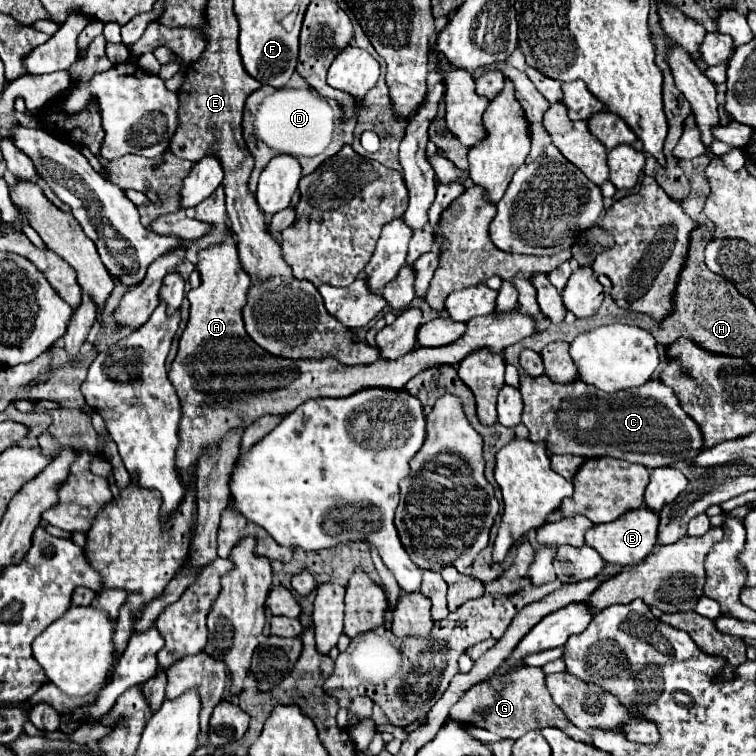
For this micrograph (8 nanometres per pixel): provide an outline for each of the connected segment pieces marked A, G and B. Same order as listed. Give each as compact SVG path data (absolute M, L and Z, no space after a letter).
M228 237L220 245L212 245L206 251L200 251L200 261L198 261L198 271L202 275L202 285L198 289L190 289L188 299L190 299L190 319L188 325L180 337L180 349L178 355L170 367L170 381L176 389L176 395L182 403L182 421L180 421L180 445L176 453L176 465L182 483L188 487L192 477L188 475L190 469L196 469L198 459L202 453L214 453L218 451L222 439L226 433L236 431L236 429L246 429L250 427L256 419L262 415L288 415L294 407L302 405L302 401L308 399L320 399L320 397L348 397L350 393L356 393L358 389L364 387L392 387L392 389L402 389L414 375L420 371L434 367L434 365L456 365L460 363L468 353L480 347L488 347L494 353L500 353L502 349L522 341L528 335L536 333L536 319L522 313L518 307L506 311L506 313L492 313L484 317L474 317L466 323L466 333L442 347L418 347L394 361L390 359L378 359L370 365L342 365L334 357L324 357L324 359L284 359L270 355L264 351L260 345L256 345L250 335L244 329L242 323L242 307L246 305L246 289L250 285L250 277L244 273L240 261L238 261L238 251L236 243L232 237Z
M518 665L518 667L510 669L508 673L496 673L496 677L474 685L470 691L464 693L464 697L456 705L452 705L450 717L456 717L460 721L470 721L498 737L518 739L522 733L532 731L532 729L558 727L576 741L592 743L590 735L586 731L578 729L572 721L568 721L566 715L562 713L562 709L558 709L558 705L554 705L548 689L544 685L544 673L540 667Z
M640 507L640 509L630 509L624 515L620 515L616 521L610 523L598 523L586 531L586 545L594 547L600 557L608 563L620 563L620 565L636 565L640 563L646 555L652 553L656 545L656 533L658 533L658 513Z

